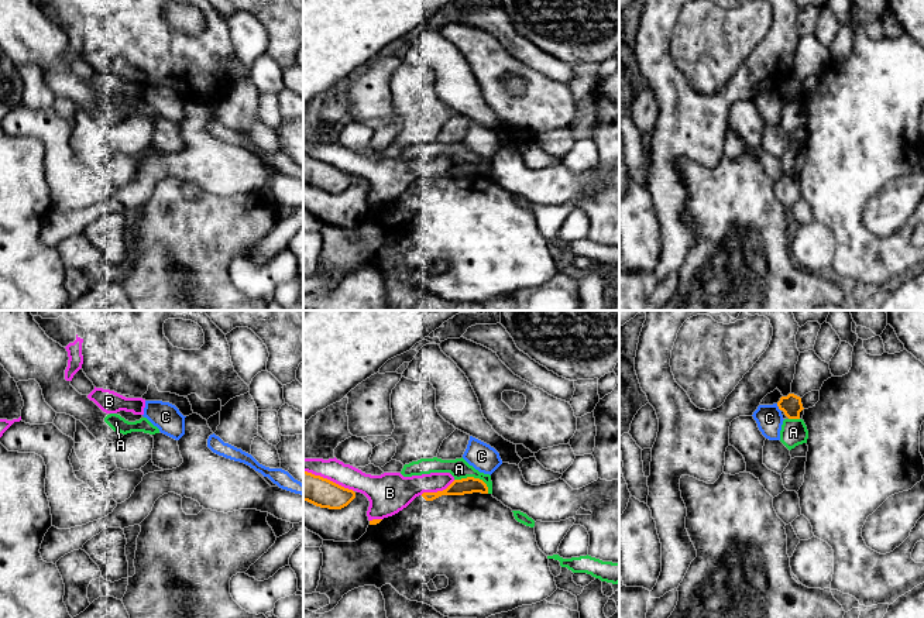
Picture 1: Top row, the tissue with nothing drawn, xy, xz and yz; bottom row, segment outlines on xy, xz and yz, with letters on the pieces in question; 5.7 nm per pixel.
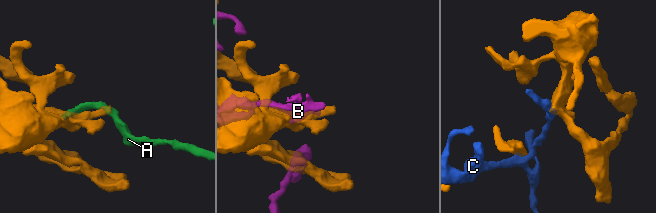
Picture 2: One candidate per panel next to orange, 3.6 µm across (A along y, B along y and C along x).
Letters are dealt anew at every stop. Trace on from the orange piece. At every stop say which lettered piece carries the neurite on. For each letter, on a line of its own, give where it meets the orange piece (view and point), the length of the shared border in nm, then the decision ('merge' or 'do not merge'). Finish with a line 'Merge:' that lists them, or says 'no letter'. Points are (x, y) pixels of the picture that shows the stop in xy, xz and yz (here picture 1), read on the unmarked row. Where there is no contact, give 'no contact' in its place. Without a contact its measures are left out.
A: xz (473, 161) | 220 nm | do not merge
B: xz (329, 164) | 320 nm | do not merge
C: yz (779, 92) | 50 nm | do not merge
Merge: no letter

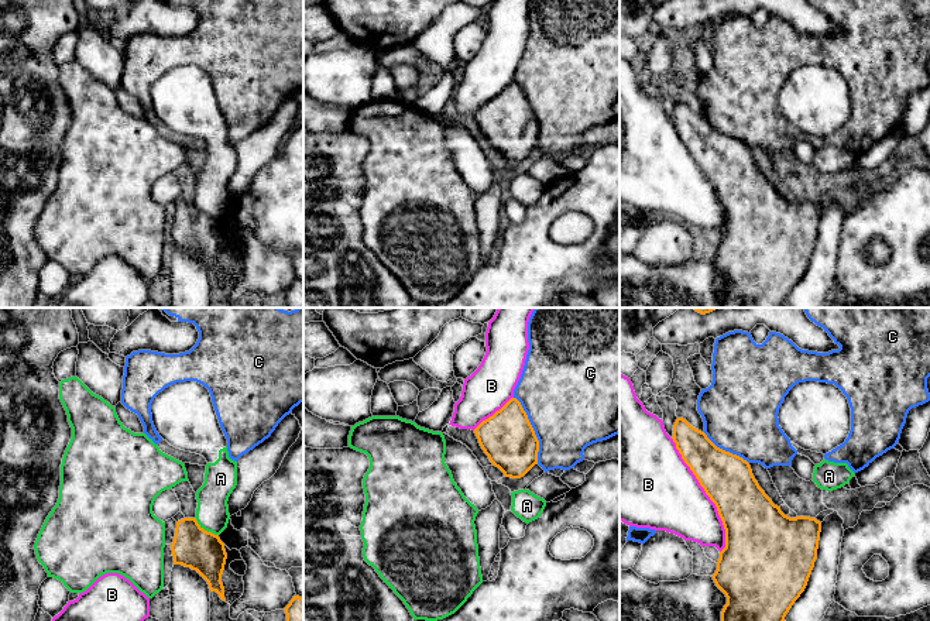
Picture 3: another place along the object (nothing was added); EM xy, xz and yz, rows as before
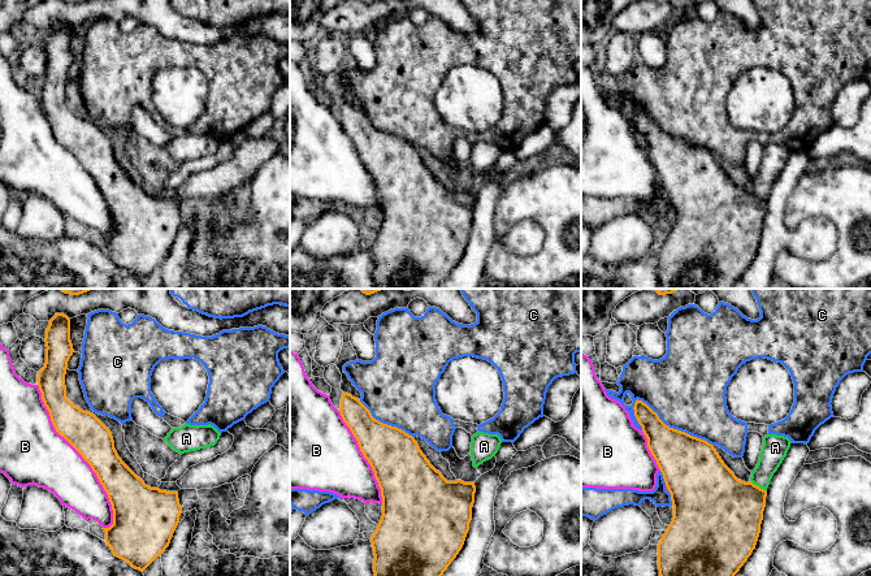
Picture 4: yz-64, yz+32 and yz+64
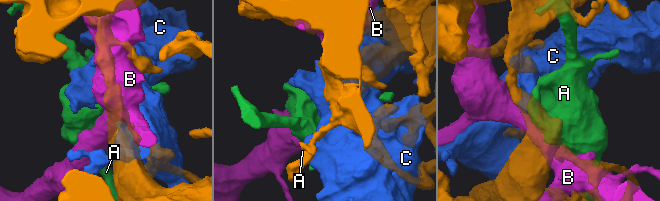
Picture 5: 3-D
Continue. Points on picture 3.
A: xy (203, 213) | 170 nm | do not merge
B: yz (707, 178) | 700 nm | do not merge
C: xz (534, 115) | 400 nm | do not merge
Merge: no letter

